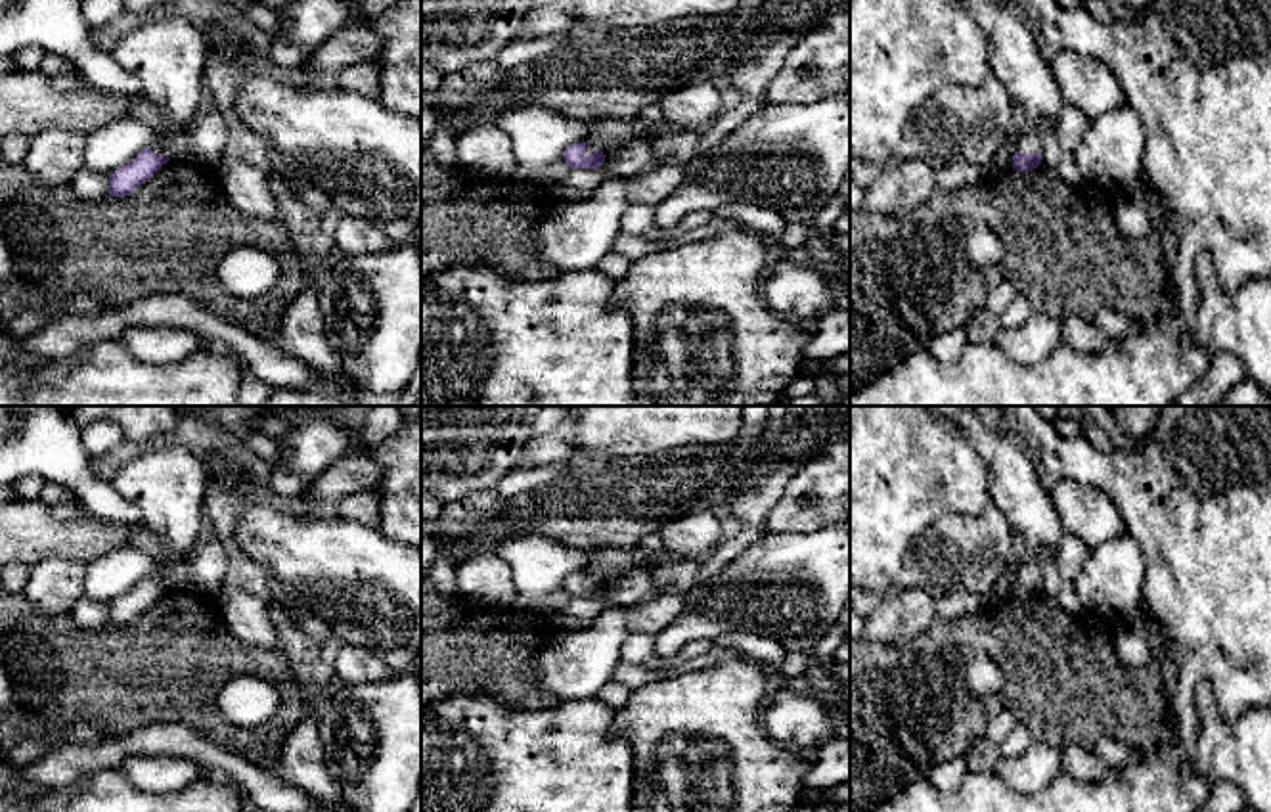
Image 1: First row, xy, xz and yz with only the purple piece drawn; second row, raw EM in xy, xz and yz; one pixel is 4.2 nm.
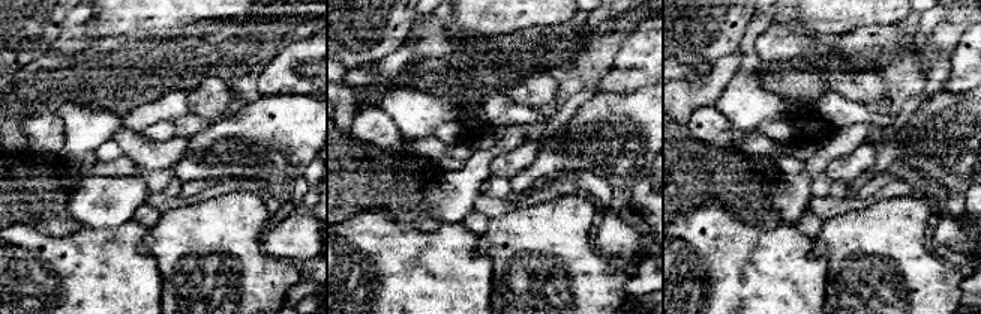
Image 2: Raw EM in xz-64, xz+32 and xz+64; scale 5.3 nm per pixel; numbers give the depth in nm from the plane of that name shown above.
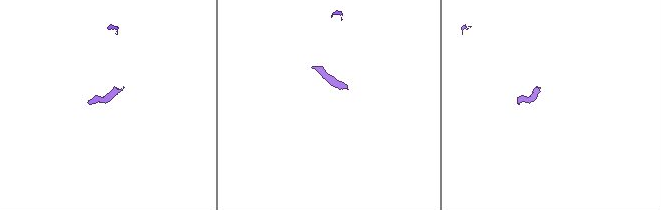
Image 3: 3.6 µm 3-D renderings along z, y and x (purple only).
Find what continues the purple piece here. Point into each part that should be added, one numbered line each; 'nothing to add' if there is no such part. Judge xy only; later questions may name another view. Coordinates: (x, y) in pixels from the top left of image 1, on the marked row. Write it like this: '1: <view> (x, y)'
1: xy (167, 54)

